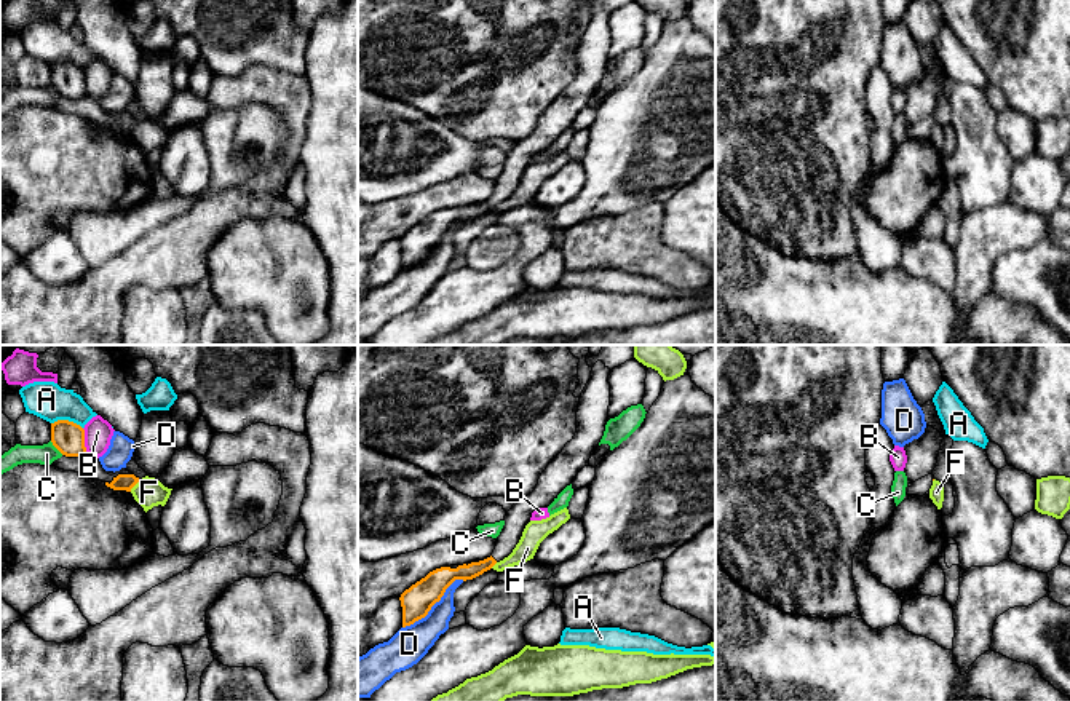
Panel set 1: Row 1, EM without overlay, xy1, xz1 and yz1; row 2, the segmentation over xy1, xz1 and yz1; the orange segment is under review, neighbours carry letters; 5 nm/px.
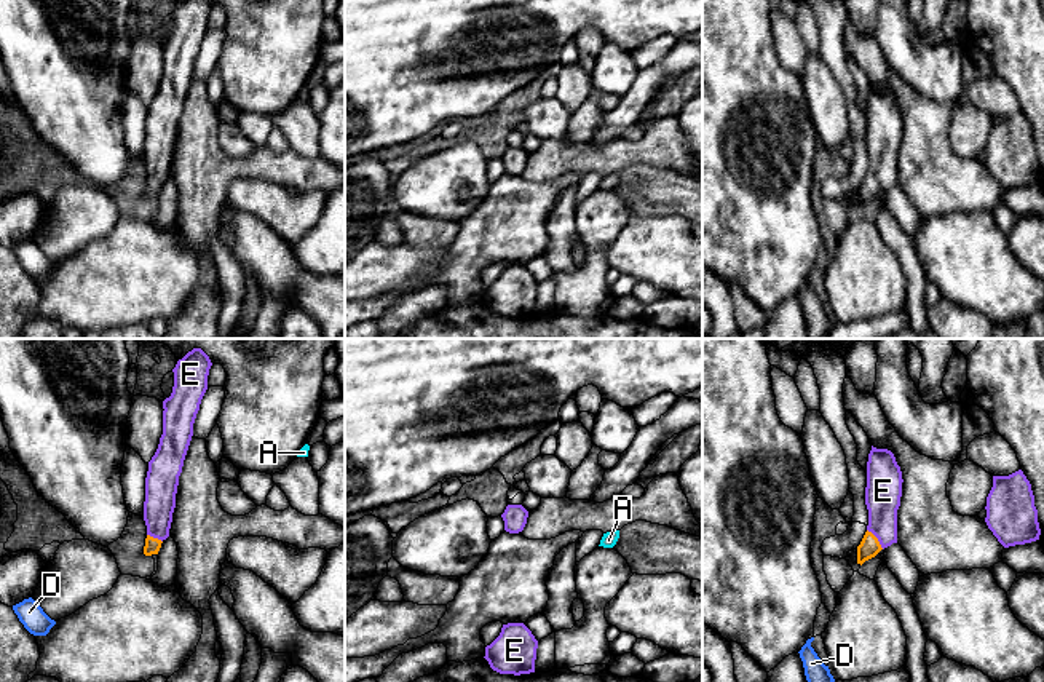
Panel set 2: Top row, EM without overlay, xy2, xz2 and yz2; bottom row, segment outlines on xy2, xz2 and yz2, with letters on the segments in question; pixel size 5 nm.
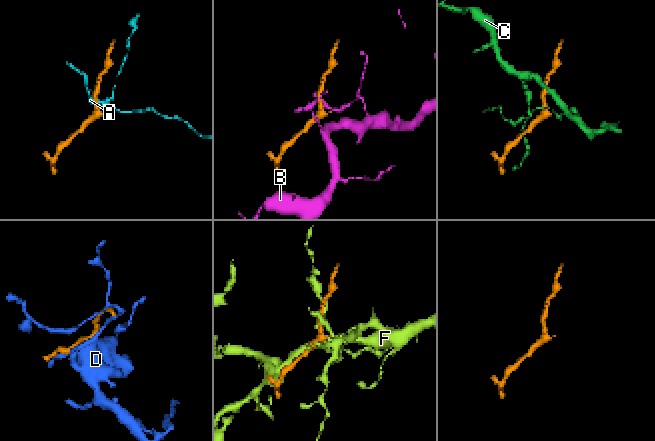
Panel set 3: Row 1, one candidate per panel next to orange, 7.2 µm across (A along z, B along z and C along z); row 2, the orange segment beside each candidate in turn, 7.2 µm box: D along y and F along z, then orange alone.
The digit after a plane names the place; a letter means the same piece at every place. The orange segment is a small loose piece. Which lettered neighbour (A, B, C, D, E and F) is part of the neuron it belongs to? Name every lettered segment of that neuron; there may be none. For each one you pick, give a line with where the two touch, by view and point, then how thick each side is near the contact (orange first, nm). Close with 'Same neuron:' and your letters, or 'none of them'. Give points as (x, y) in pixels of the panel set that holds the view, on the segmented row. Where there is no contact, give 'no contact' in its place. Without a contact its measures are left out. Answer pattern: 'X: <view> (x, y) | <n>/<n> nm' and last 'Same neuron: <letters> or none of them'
E: yz2 (877, 539) | 100/180 nm
Same neuron: E

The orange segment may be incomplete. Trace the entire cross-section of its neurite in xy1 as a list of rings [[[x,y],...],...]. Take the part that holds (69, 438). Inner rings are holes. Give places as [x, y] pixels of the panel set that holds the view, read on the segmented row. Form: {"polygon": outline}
{"polygon": [[[69,420],[51,423],[51,442],[65,457],[81,457],[86,452],[85,430]]]}

